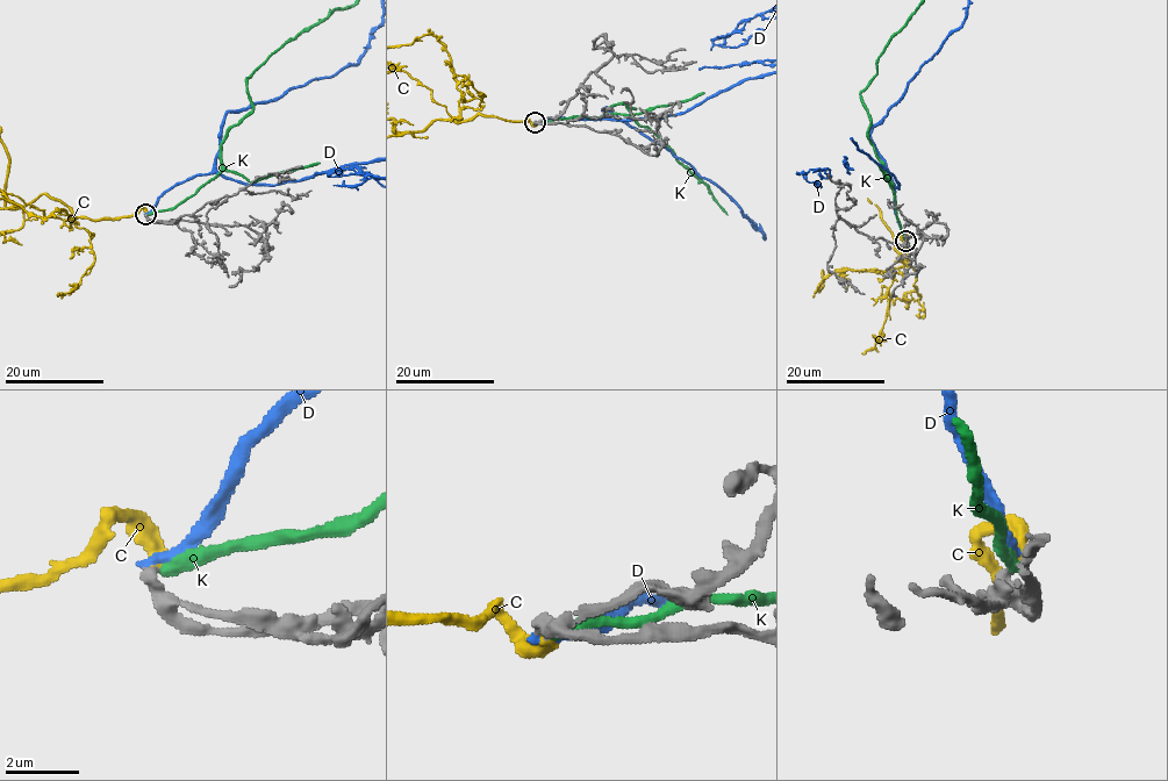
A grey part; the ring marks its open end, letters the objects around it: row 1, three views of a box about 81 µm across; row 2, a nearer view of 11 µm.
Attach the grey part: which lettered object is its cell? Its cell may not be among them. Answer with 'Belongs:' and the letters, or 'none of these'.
Belongs: C

